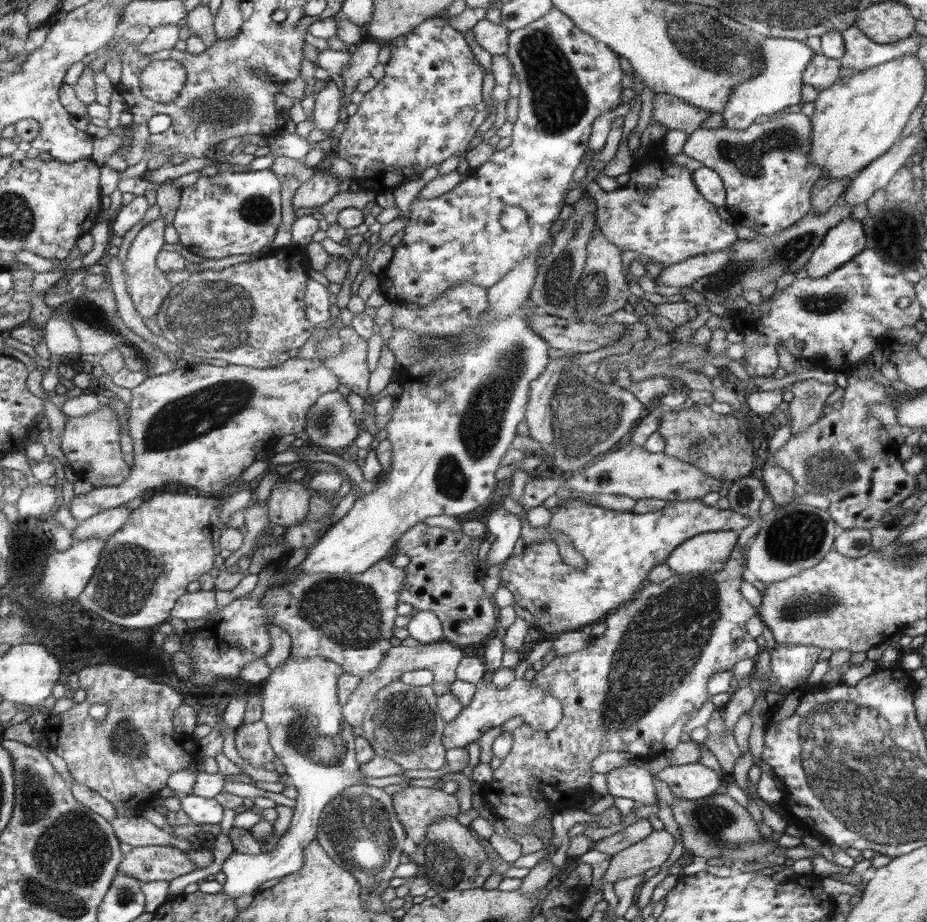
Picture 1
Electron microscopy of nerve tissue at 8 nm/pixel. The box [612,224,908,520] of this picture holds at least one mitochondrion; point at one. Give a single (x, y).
(788, 252)

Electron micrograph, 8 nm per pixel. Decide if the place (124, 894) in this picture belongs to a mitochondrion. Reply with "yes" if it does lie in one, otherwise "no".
yes

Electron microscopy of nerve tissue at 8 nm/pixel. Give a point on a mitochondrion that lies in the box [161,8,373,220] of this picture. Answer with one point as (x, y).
(221, 108)

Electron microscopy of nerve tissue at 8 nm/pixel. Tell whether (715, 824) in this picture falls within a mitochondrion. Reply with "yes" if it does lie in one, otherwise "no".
yes

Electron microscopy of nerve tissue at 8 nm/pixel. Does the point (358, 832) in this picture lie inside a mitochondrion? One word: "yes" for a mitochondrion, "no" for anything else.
yes

